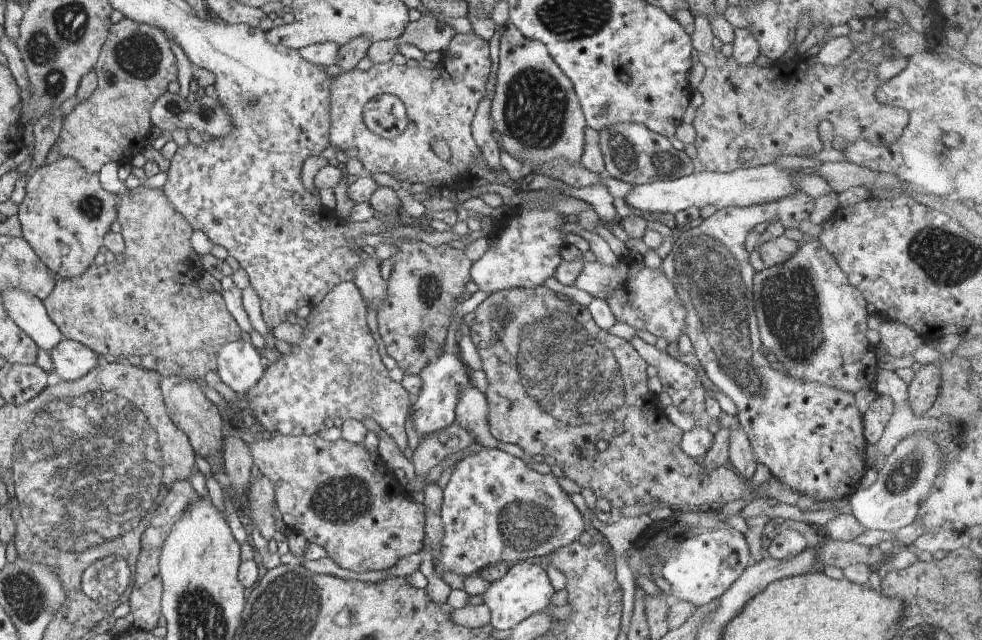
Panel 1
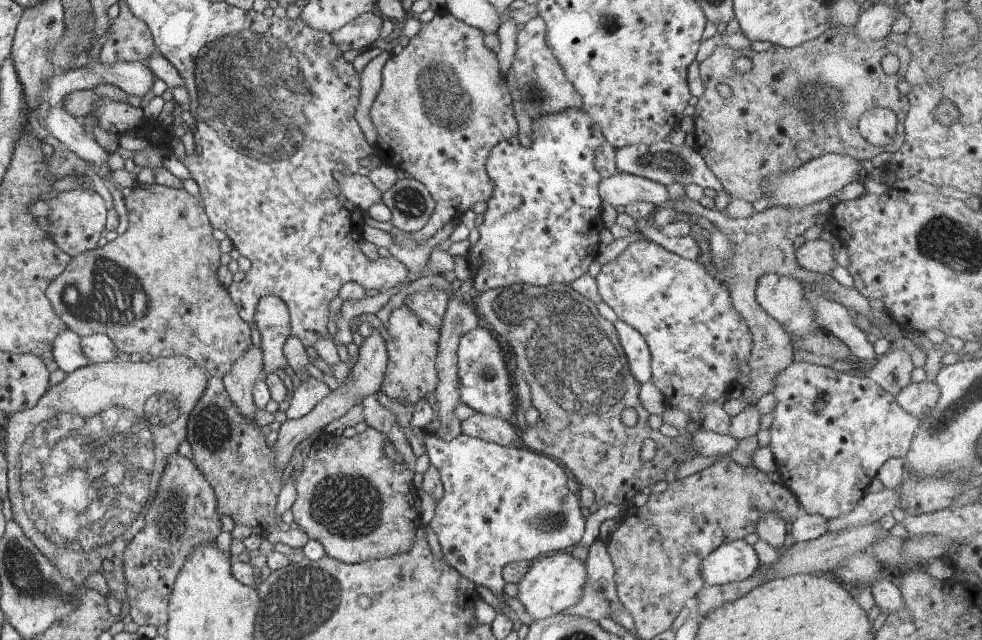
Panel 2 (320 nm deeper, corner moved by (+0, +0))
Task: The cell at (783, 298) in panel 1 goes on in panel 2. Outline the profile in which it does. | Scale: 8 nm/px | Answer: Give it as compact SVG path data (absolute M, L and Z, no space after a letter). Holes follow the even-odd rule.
M776 273L763 274L755 289L756 301L775 318L785 332L805 338L812 330L823 330L810 314L806 314L806 302L802 300L802 284L794 278L778 276Z

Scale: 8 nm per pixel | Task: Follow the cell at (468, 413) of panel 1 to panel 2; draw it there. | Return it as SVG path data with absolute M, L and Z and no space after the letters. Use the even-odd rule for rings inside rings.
M476 413L476 415L462 421L461 428L462 432L471 437L478 437L489 443L496 443L505 447L514 447L516 434L520 434L508 421L481 413Z

